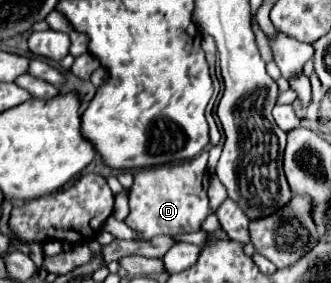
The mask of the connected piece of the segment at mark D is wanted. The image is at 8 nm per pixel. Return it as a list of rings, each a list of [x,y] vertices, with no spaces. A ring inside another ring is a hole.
[[[200,153],[192,161],[173,161],[163,165],[138,170],[130,189],[130,215],[124,223],[138,233],[138,241],[148,241],[158,235],[192,233],[214,211],[208,205],[208,153]]]

